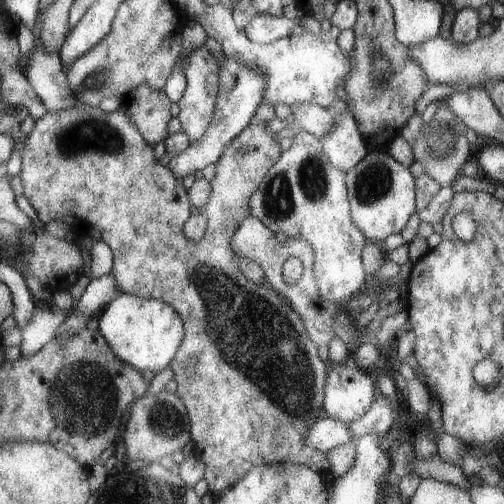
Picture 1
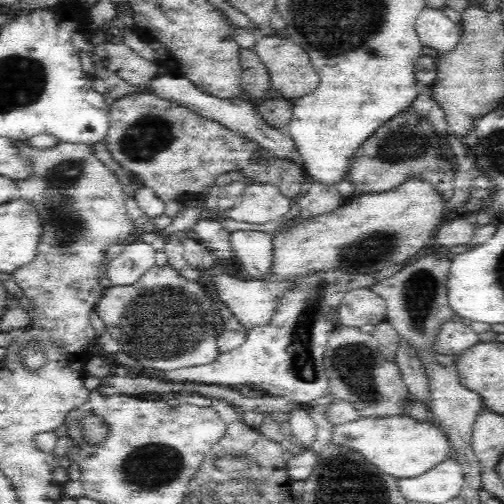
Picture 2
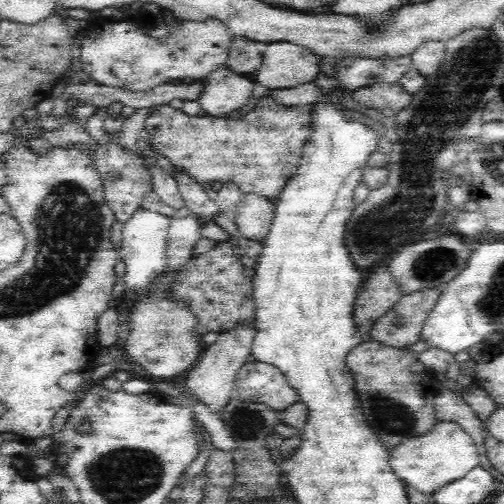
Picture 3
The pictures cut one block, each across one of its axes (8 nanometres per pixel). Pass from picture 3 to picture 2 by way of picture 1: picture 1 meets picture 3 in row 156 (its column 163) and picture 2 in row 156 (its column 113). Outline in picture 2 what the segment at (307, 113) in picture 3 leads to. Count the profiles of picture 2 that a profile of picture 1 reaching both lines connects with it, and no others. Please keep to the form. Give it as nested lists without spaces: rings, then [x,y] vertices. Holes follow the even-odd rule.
[[[156,92],[128,94],[110,106],[110,128],[106,134],[106,146],[108,146],[110,158],[116,164],[120,164],[124,170],[132,172],[132,176],[136,176],[144,188],[150,188],[154,196],[158,196],[164,204],[172,200],[178,200],[184,206],[190,202],[196,202],[202,196],[202,192],[206,192],[206,188],[212,188],[222,174],[230,174],[230,172],[240,172],[246,180],[246,186],[254,182],[266,182],[270,186],[276,186],[276,190],[292,202],[296,202],[306,192],[306,186],[310,184],[300,162],[280,160],[272,156],[270,152],[266,152],[268,156],[266,164],[254,162],[252,160],[254,154],[260,154],[262,150],[254,146],[252,140],[228,130],[226,126],[218,124],[212,118],[200,116],[196,110],[190,110],[186,104],[164,98]]]

